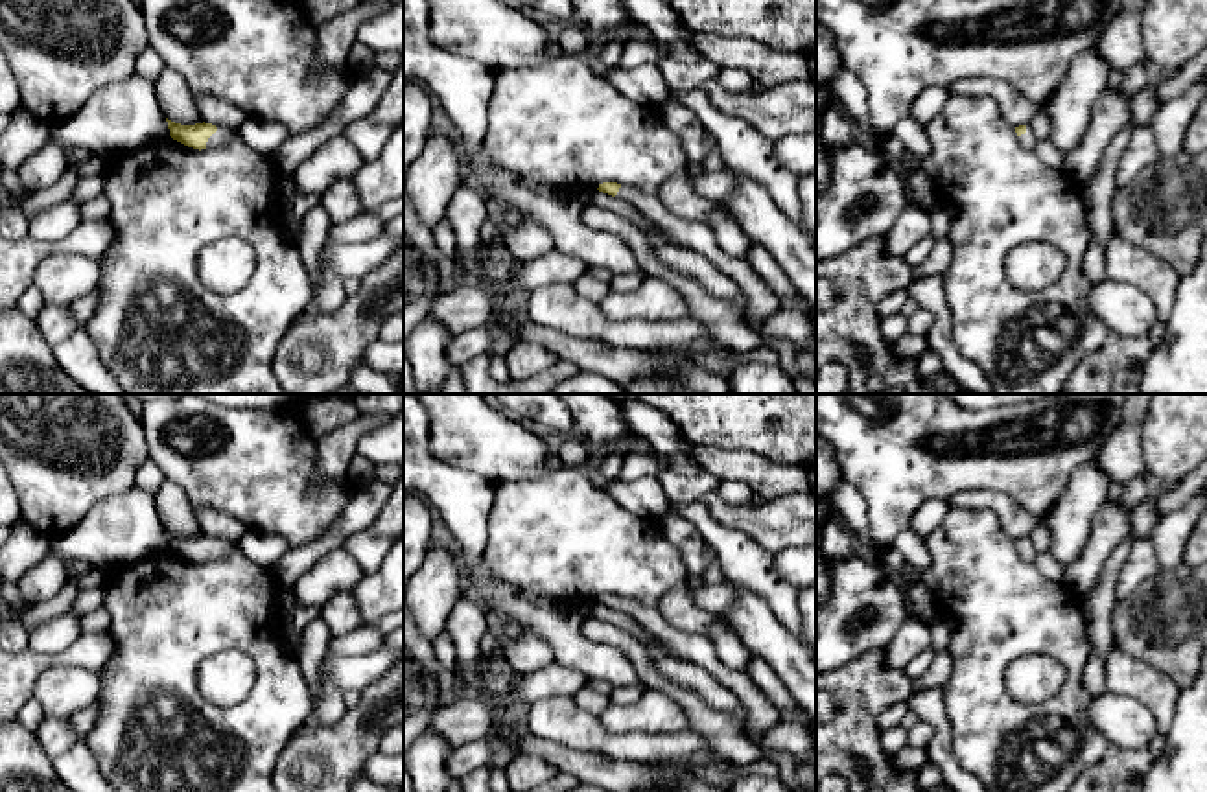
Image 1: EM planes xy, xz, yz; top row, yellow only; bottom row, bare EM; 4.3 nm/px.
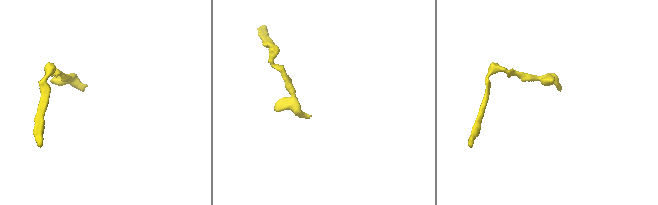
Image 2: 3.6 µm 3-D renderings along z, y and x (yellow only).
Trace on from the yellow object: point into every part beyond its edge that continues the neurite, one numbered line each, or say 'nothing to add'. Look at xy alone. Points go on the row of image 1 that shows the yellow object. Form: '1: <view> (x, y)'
1: xy (222, 135)

